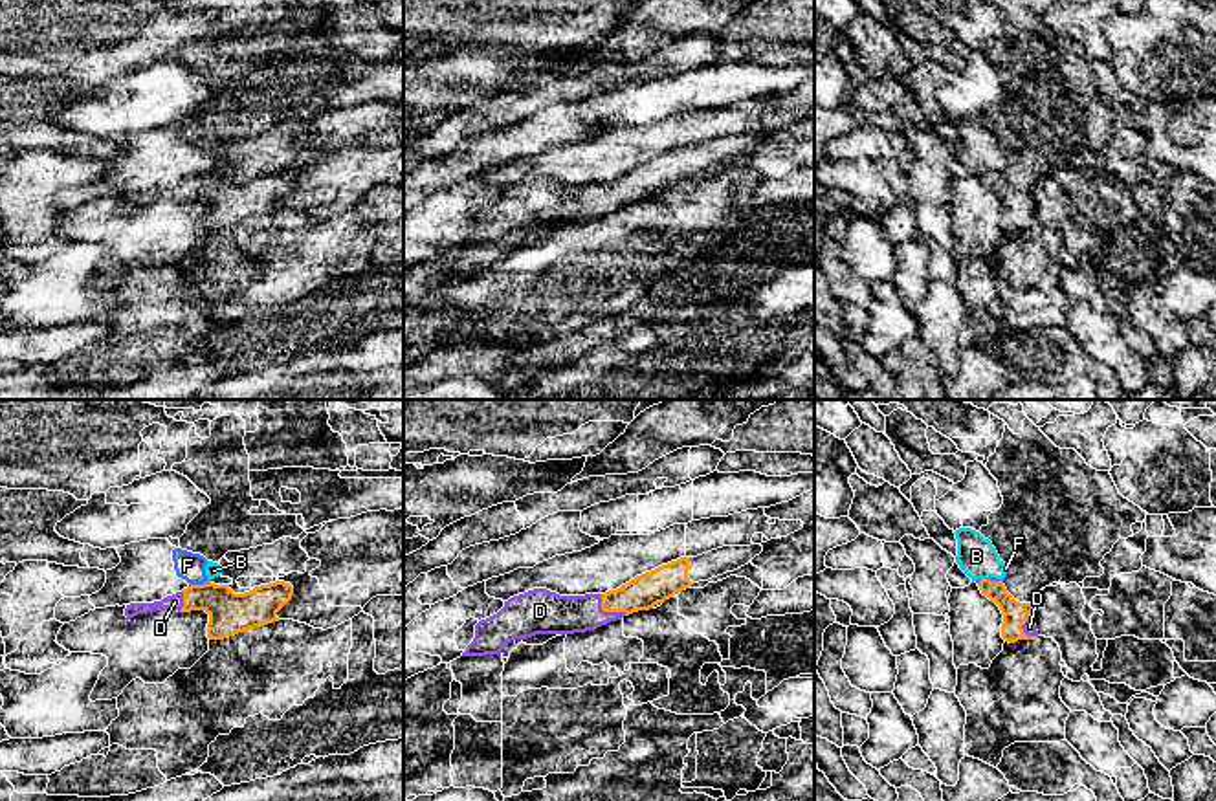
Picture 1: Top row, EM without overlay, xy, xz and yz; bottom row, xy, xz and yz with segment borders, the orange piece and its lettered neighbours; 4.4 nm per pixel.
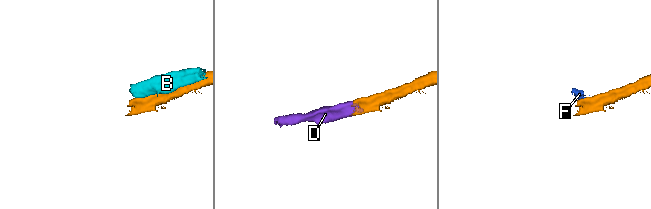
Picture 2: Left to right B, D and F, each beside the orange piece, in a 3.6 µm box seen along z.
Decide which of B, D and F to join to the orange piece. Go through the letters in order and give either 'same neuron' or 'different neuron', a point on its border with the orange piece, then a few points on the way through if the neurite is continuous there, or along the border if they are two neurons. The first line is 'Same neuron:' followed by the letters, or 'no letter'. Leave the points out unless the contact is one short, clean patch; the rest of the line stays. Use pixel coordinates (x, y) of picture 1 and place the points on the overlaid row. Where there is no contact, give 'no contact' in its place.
Same neuron: D
B: different neuron | yz (985, 580)
D: same neuron | xz (608, 611) | across xz (650, 589), (615, 603), (608, 611), (551, 613)
F: different neuron | xy (198, 585) | along xy (208, 580), (189, 587)

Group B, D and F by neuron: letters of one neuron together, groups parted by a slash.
B F / D

